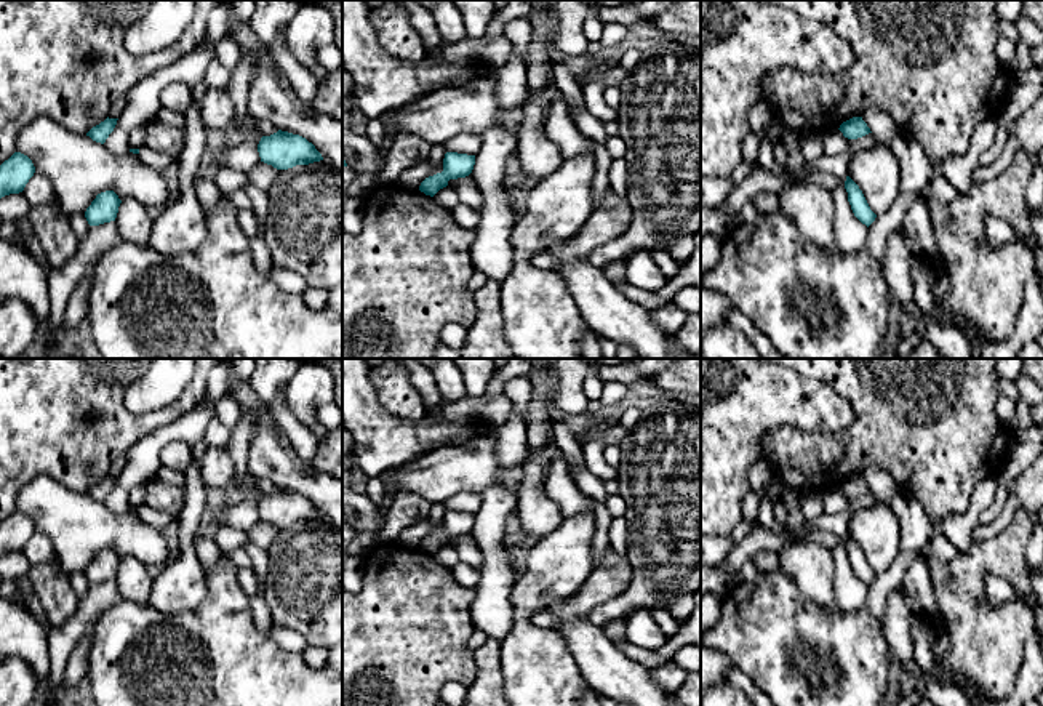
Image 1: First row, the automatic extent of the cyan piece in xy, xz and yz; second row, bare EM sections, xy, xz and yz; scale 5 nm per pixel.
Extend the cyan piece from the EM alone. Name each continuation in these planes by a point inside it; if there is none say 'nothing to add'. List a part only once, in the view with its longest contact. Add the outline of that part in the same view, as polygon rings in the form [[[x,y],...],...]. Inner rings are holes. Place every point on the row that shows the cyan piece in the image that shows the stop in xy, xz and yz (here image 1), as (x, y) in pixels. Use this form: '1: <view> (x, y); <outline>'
nothing to add

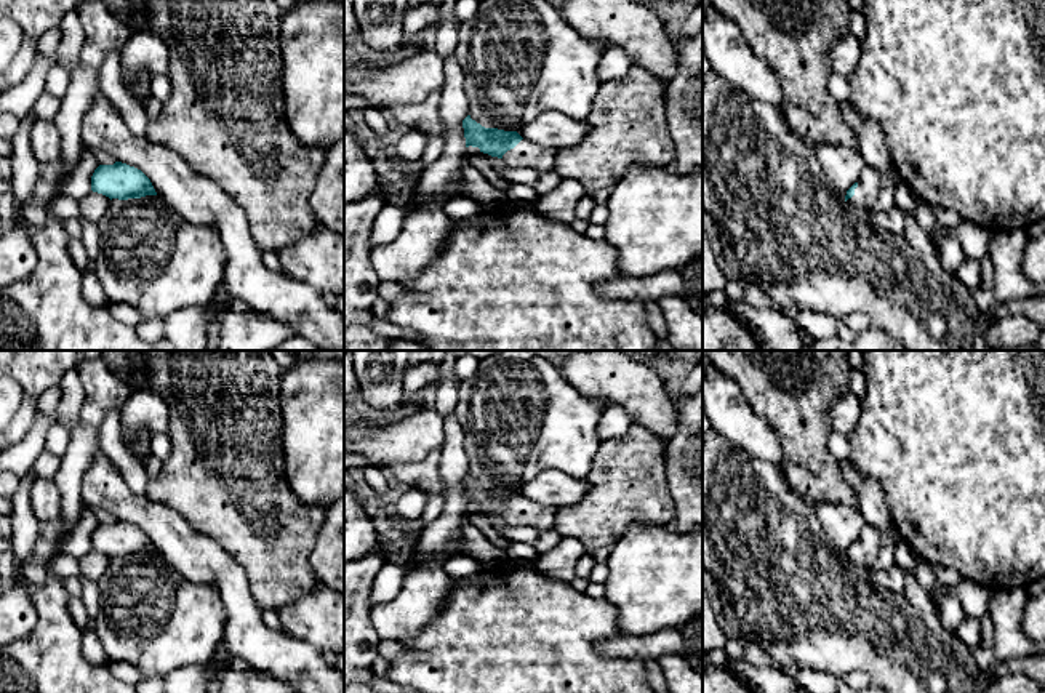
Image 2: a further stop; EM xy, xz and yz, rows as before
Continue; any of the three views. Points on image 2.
1: xz (541, 159); [[[522,139],[514,149],[502,155],[507,166],[530,166],[538,173],[552,171],[557,149],[538,146],[531,141]]]

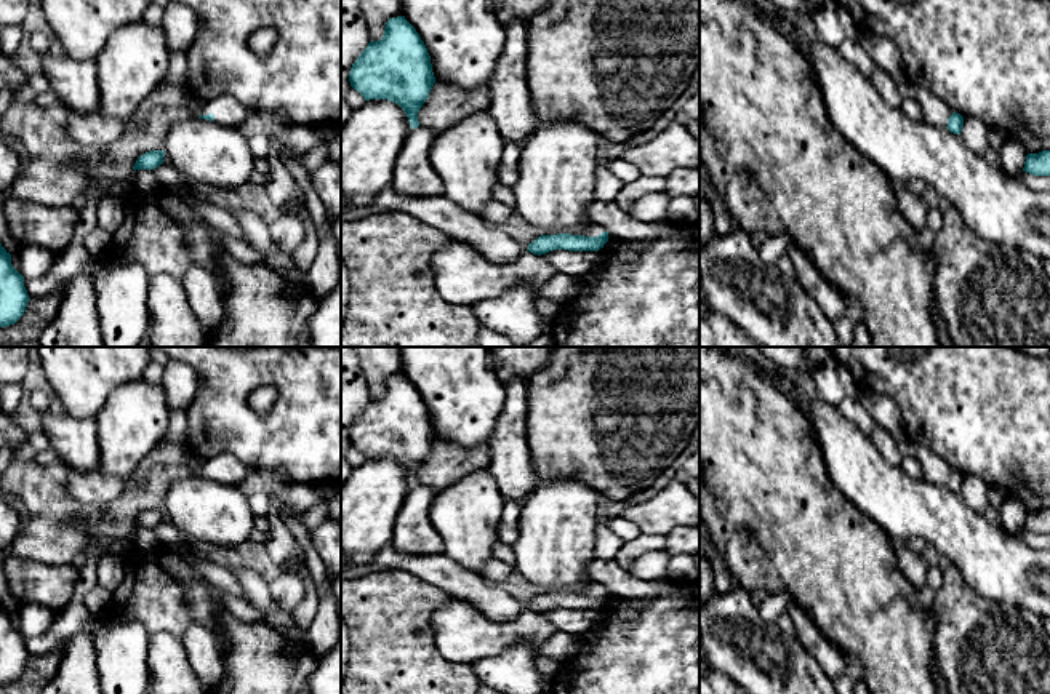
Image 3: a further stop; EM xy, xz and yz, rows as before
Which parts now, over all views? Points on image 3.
1: xz (593, 229); [[[591,221],[578,235],[599,237],[602,232],[607,232],[605,227]]]

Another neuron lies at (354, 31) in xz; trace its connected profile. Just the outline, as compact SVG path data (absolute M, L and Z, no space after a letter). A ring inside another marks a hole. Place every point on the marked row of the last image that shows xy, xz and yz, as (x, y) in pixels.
M341 0L341 130L352 114L347 102L347 93L352 88L349 82L351 67L370 42L368 24L359 0Z

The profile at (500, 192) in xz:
M496 182L491 189L491 197L493 200L504 203L511 209L515 209L515 197L509 185Z

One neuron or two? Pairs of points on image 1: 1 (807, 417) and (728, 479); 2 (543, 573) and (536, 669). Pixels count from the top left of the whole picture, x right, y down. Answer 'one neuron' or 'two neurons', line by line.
1: one neuron
2: one neuron

